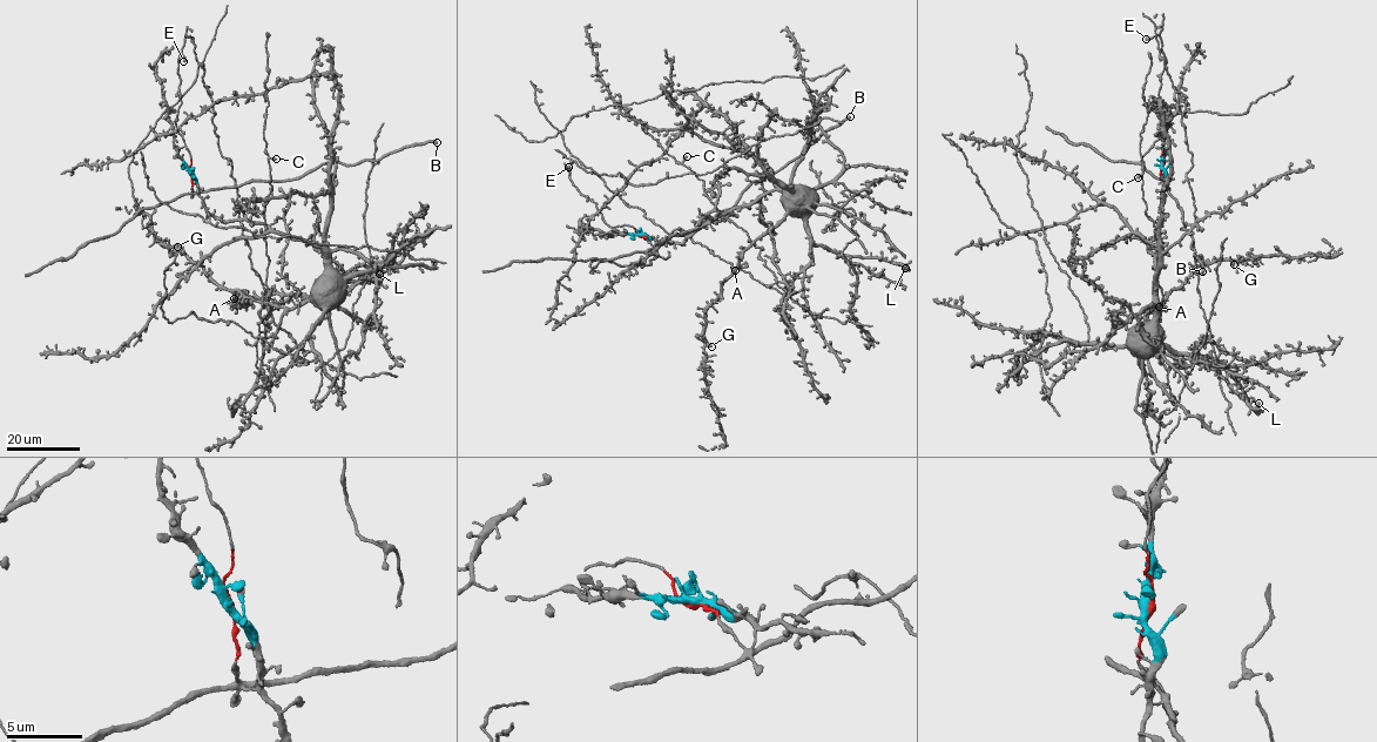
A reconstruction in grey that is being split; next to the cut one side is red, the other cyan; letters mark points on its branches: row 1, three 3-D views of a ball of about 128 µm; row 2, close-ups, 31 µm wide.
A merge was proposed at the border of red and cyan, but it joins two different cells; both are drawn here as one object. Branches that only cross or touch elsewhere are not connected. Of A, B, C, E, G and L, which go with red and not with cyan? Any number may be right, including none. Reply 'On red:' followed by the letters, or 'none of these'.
On red: B, E

